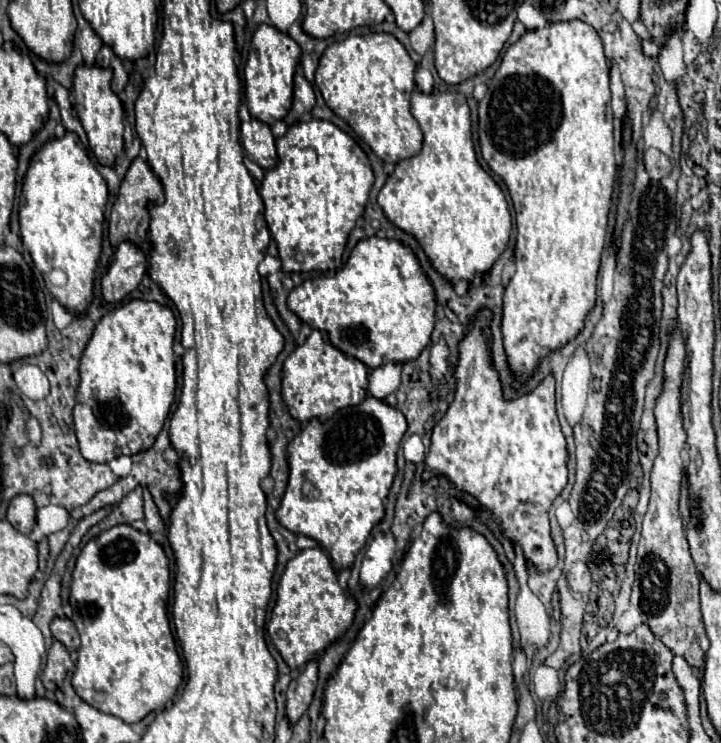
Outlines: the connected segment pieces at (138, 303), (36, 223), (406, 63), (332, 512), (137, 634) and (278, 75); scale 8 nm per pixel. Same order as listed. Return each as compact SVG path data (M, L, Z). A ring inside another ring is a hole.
M129 300L113 310L109 310L97 324L95 332L93 332L93 338L89 340L85 352L83 352L83 358L81 358L81 366L79 366L79 374L81 374L81 382L79 382L79 388L77 388L77 398L75 398L75 408L73 408L73 420L75 420L75 434L77 434L77 440L79 440L79 448L81 448L81 454L85 460L89 462L111 462L113 458L117 456L135 456L139 454L141 450L147 450L151 448L155 436L161 432L163 428L163 422L169 414L169 408L173 404L173 396L175 396L175 354L173 354L173 340L175 340L175 316L171 312L169 306L165 304L159 304L159 302L153 302L153 300Z
M67 132L61 140L51 140L51 142L47 142L47 144L45 144L45 146L43 146L43 148L31 158L31 162L29 162L29 170L27 170L25 180L23 180L23 198L25 198L25 202L21 202L21 208L19 208L19 224L21 224L21 240L23 240L23 246L29 250L31 258L33 258L33 264L35 264L35 268L41 272L41 276L43 276L43 280L45 280L45 286L47 286L47 290L51 292L51 296L53 296L53 298L55 298L65 310L69 310L69 312L73 312L73 314L83 314L85 308L87 308L87 304L89 304L91 298L93 298L95 270L97 270L97 264L99 264L101 242L103 242L103 214L105 214L105 206L107 206L107 196L109 196L109 194L107 194L107 184L105 184L103 176L97 172L97 168L95 168L93 162L89 160L87 152L85 152L83 146L79 144L77 134L73 134L73 132ZM53 270L61 270L61 272L65 272L67 282L61 284L61 286L55 286L55 284L49 280L49 274L51 274Z
M373 32L373 34L365 34L365 36L347 36L341 42L329 44L317 66L315 84L321 90L325 104L337 116L341 116L353 128L353 132L365 144L369 144L371 150L383 162L397 164L399 160L415 156L421 150L421 142L423 142L423 132L421 132L417 120L409 112L409 100L411 100L411 92L415 88L413 76L415 76L415 62L407 54L405 46L387 32Z
M367 396L361 404L353 408L343 408L333 416L331 422L321 422L317 418L309 420L301 434L289 444L289 486L283 496L283 502L277 510L277 520L291 532L309 536L319 542L325 550L329 550L331 562L335 570L347 568L353 564L359 550L367 544L367 538L373 530L373 526L383 518L385 508L383 500L387 498L387 492L393 484L393 478L397 474L397 450L401 444L403 434L407 432L407 420L401 410L387 404L385 400L375 400L373 396ZM303 482L311 482L319 490L317 500L305 500L301 494Z
M127 524L103 530L99 536L89 540L77 558L71 576L71 620L81 636L73 688L87 704L113 714L127 724L139 722L149 712L163 710L183 680L183 664L175 648L167 614L169 586L169 560L163 548L151 538L151 534L139 532Z
M261 24L251 40L251 52L245 64L245 94L251 116L265 124L283 120L289 112L289 96L293 96L293 78L295 68L301 58L299 44L289 38L285 32L279 32L275 26Z

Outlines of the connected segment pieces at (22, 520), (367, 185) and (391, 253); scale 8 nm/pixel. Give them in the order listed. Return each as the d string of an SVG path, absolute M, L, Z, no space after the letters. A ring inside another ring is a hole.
M19 494L11 500L7 508L7 520L13 524L15 530L23 534L31 534L35 526L35 502L27 494Z
M309 120L289 126L287 134L277 138L277 168L265 172L261 184L261 198L265 204L267 226L279 246L279 258L285 272L309 272L309 270L337 270L341 268L347 236L353 230L357 218L363 214L369 190L373 186L373 170L363 148L341 128L327 120ZM295 250L305 252L303 262L295 262L291 254Z
M365 238L353 250L345 266L333 276L305 280L287 298L289 308L311 328L329 334L329 342L351 358L361 360L367 368L377 368L387 362L415 360L421 350L431 342L435 326L435 288L429 282L415 252L399 240L391 238Z

